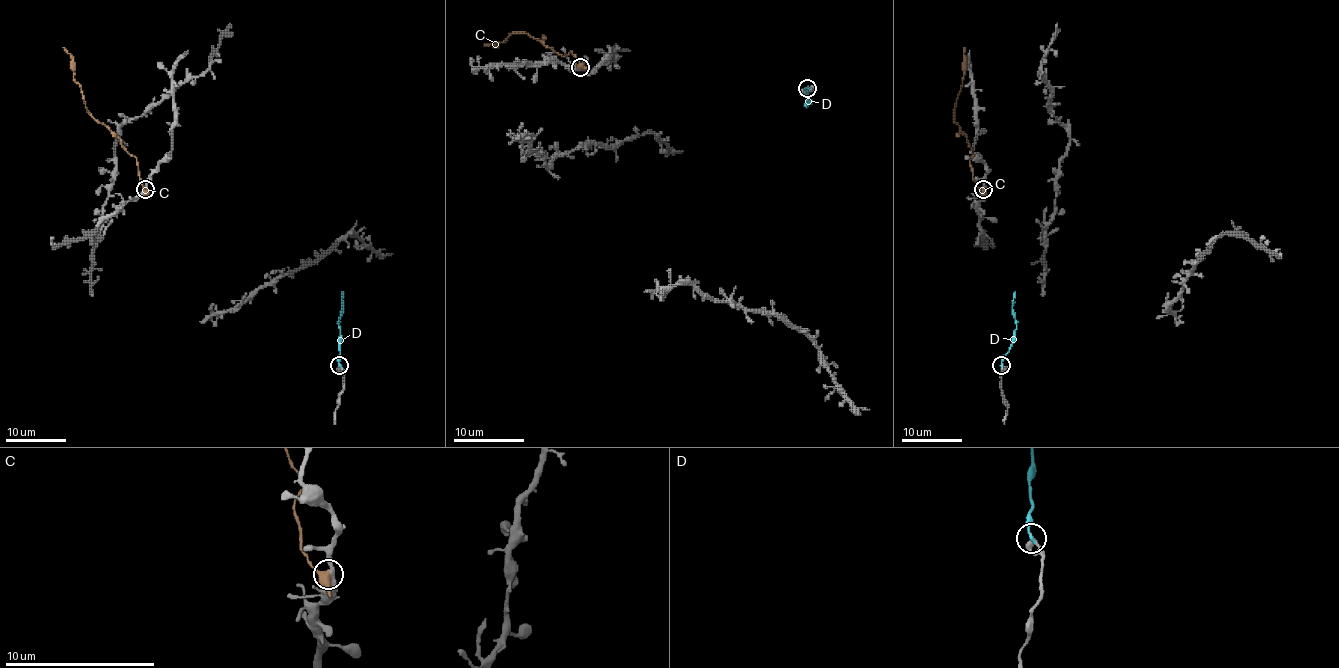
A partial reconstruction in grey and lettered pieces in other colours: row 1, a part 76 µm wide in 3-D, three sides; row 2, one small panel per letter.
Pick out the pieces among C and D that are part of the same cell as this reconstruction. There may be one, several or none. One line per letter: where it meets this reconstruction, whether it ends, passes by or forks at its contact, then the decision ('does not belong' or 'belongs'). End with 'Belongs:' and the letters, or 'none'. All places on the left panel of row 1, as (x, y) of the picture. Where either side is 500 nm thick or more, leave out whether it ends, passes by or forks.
C: meets grey at (145, 189); it passes by; does not belong
D: meets grey at (339, 365); it ends there; belongs
Belongs: D

